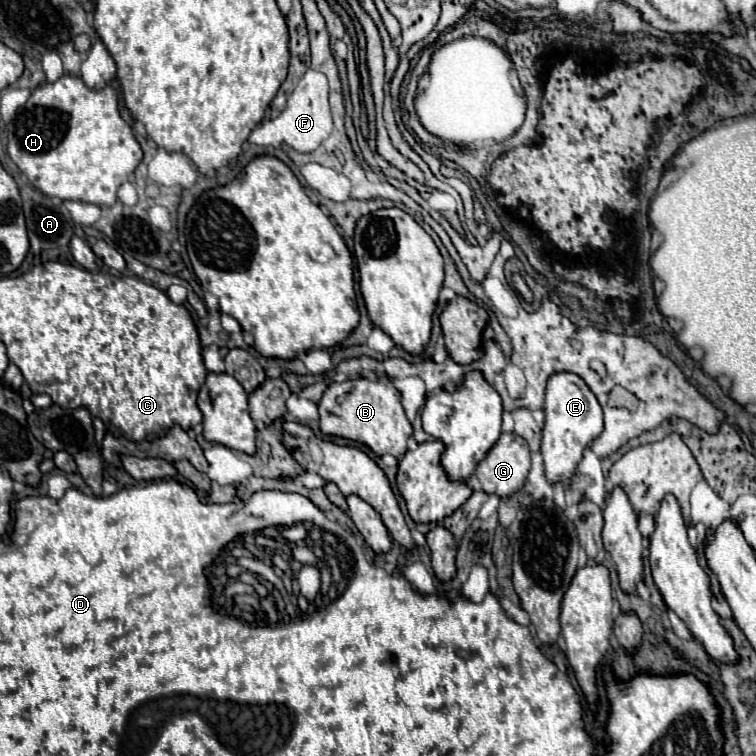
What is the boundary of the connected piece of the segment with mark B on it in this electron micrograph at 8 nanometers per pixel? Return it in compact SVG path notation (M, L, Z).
M376 375L372 379L368 377L354 377L354 379L346 379L342 383L330 383L328 389L324 391L320 403L320 429L326 435L340 435L358 443L368 445L376 455L394 455L396 459L400 459L406 453L406 441L412 435L412 425L404 413L402 407L402 399L400 399L400 391L394 387L392 379L388 375Z

